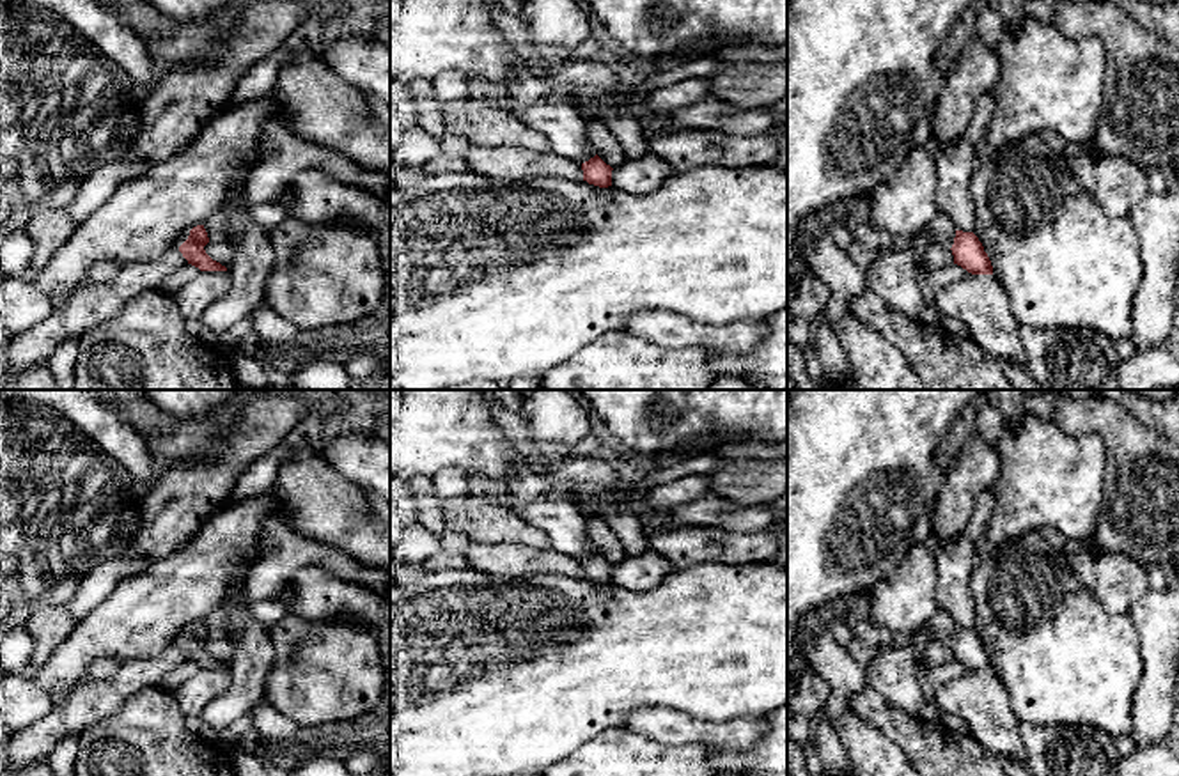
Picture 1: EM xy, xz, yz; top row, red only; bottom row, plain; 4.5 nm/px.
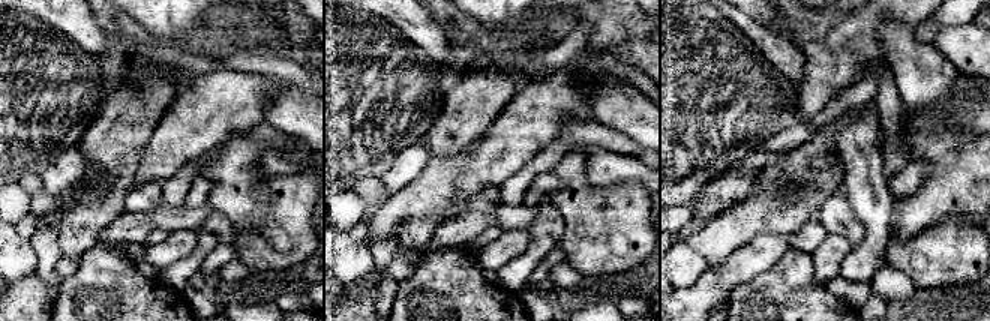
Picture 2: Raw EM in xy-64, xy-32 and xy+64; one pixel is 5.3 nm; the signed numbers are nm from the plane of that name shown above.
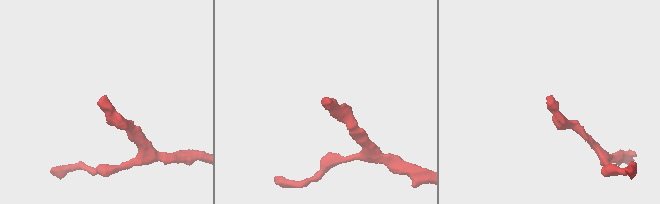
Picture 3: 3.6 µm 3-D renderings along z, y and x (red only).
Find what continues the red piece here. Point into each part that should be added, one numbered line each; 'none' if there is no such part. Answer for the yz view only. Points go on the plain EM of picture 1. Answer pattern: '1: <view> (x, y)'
1: yz (942, 628)

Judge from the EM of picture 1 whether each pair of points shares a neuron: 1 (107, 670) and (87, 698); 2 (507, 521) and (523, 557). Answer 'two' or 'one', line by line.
1: two
2: two

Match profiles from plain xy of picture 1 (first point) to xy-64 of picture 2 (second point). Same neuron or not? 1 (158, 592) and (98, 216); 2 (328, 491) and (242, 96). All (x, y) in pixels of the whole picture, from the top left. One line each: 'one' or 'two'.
1: two
2: two

